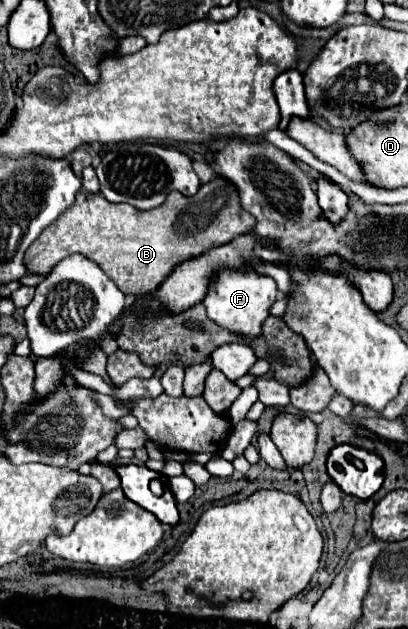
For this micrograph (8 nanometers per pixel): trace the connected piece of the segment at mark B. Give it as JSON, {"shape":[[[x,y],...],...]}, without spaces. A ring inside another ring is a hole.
{"shape":[[[223,178],[203,184],[191,198],[171,192],[167,200],[153,210],[137,210],[129,204],[111,204],[101,194],[81,190],[73,208],[67,208],[25,252],[29,274],[47,276],[59,260],[71,254],[83,254],[97,262],[123,294],[145,296],[173,272],[173,268],[191,256],[201,256],[213,246],[223,246],[243,232],[251,232],[255,218],[239,204],[237,190]]]}

